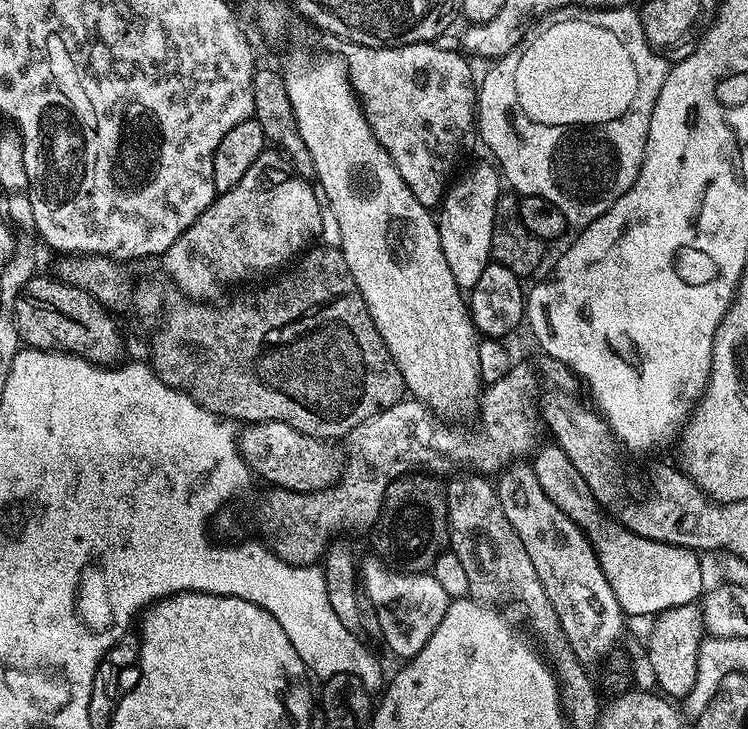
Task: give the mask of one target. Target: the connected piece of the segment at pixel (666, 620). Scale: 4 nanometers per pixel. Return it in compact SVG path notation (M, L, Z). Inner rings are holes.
M693 602L680 604L677 608L667 608L651 624L652 633L648 636L646 651L651 665L654 666L657 689L673 701L683 701L690 690L694 690L694 682L698 678L698 650L706 635L703 607Z

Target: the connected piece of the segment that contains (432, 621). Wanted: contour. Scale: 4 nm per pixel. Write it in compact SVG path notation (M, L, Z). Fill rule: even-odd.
M379 558L371 559L359 565L358 576L362 581L363 595L365 592L372 603L380 636L394 655L414 658L418 650L422 650L422 646L430 642L434 630L440 628L442 618L448 612L450 597L427 571L402 572Z

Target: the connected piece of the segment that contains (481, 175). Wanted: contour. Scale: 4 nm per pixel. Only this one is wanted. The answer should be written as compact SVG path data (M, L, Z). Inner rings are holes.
M493 163L476 164L449 185L441 201L437 224L442 250L446 264L462 290L472 289L485 266L491 261L490 238L493 234L497 202L502 195L500 186L502 187L502 178L499 169Z

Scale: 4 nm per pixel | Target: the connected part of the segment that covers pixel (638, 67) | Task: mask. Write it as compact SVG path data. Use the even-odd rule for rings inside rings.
M625 6L622 8L614 8L611 11L608 10L596 10L591 14L582 14L586 16L580 16L577 20L556 20L553 24L548 24L545 28L538 28L535 30L531 29L524 33L524 37L521 40L521 43L517 50L510 51L506 55L500 57L497 61L495 61L489 68L491 68L484 76L483 80L479 81L478 91L477 91L477 123L476 130L477 133L480 132L480 136L483 142L486 144L487 148L492 152L492 157L497 164L497 167L500 169L501 175L505 180L505 183L512 184L512 189L515 193L523 196L532 196L532 197L540 197L546 199L548 202L552 202L554 206L558 206L558 210L562 211L563 217L566 218L568 225L571 229L577 228L576 230L583 230L588 227L591 227L591 224L600 219L600 215L603 212L608 212L610 206L616 204L616 200L618 198L622 198L624 196L624 192L626 190L630 190L632 188L632 183L635 180L640 179L640 167L642 166L642 162L644 161L644 157L648 151L648 135L650 134L650 114L654 114L654 110L656 109L656 99L658 98L658 94L662 90L662 86L664 85L664 79L668 77L668 69L670 67L669 61L665 60L664 57L659 56L654 49L650 46L650 42L646 38L646 34L642 30L642 22L640 21L639 11L634 7Z

